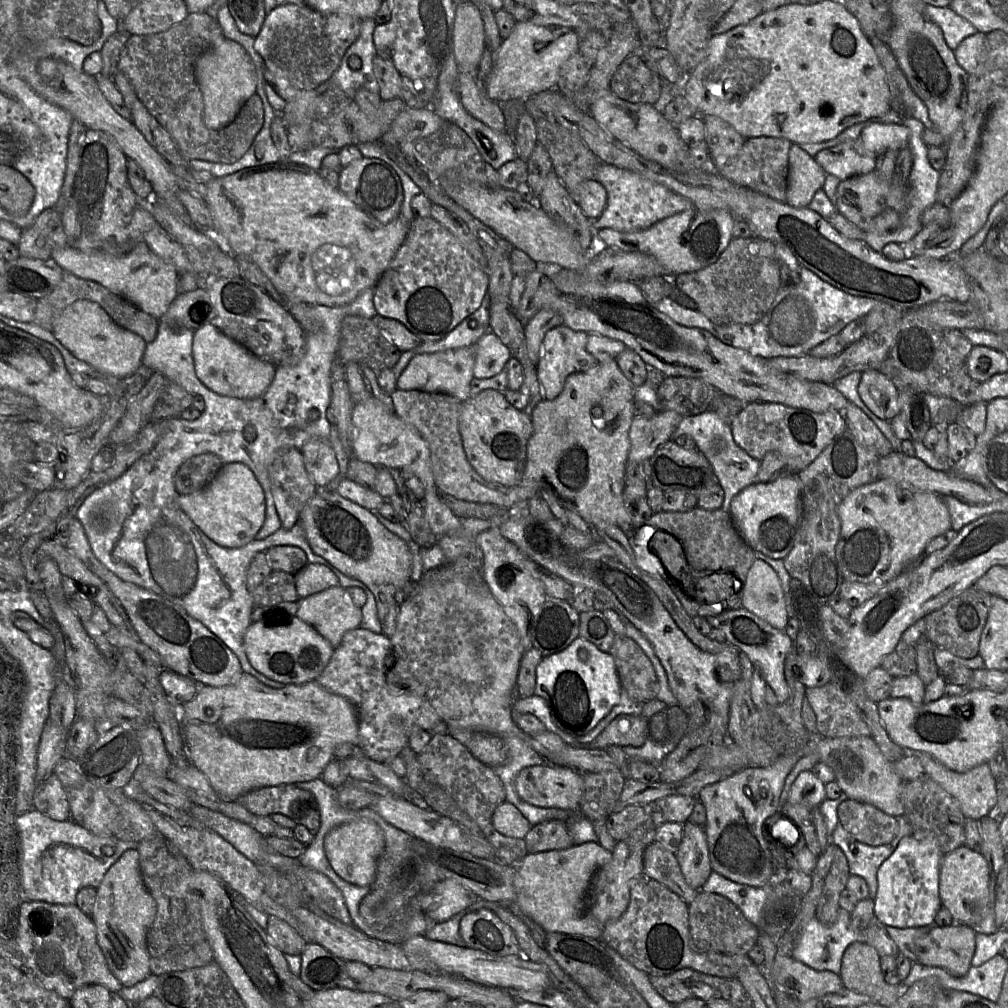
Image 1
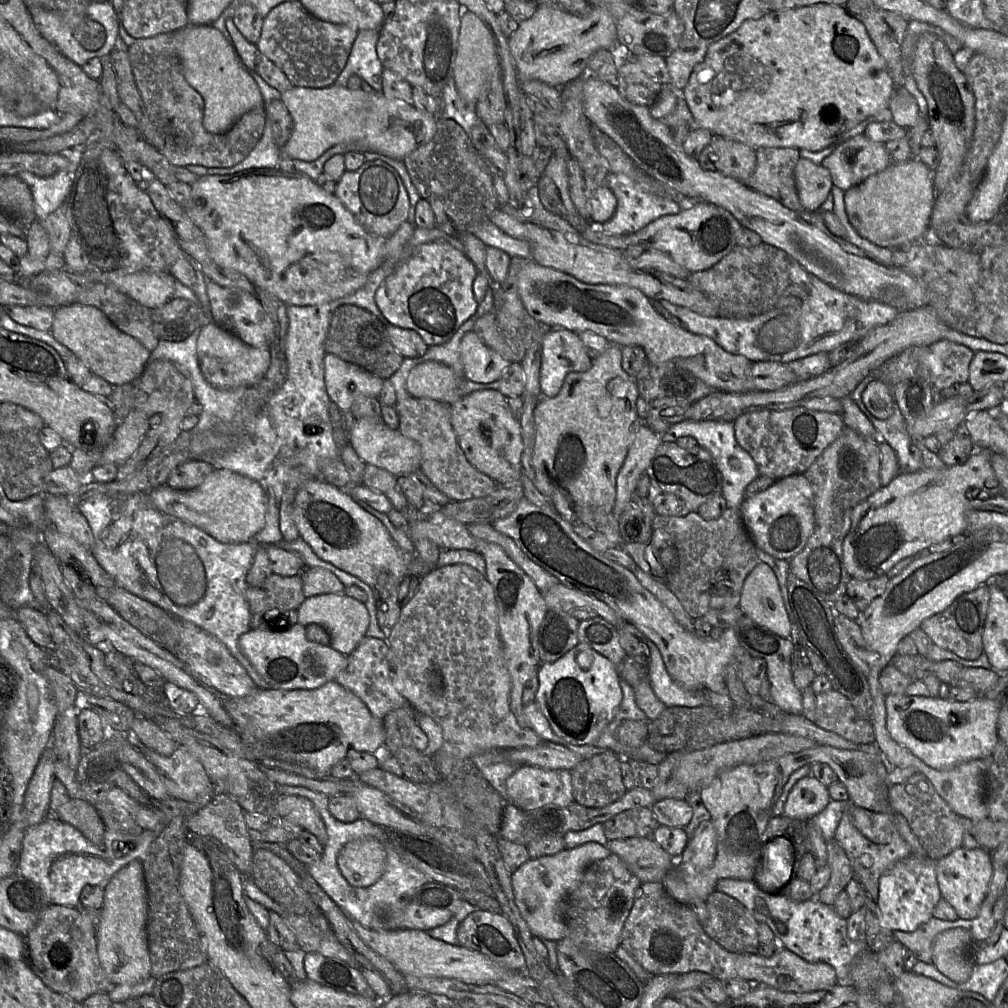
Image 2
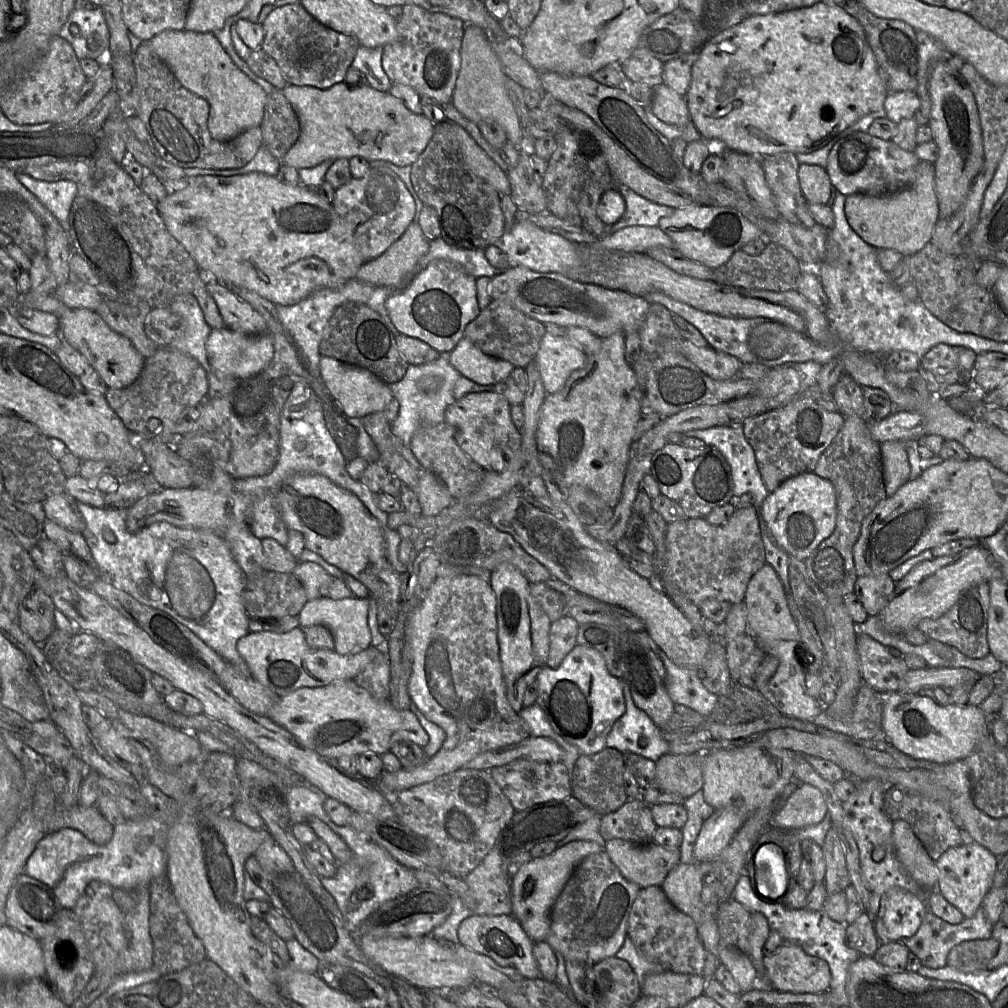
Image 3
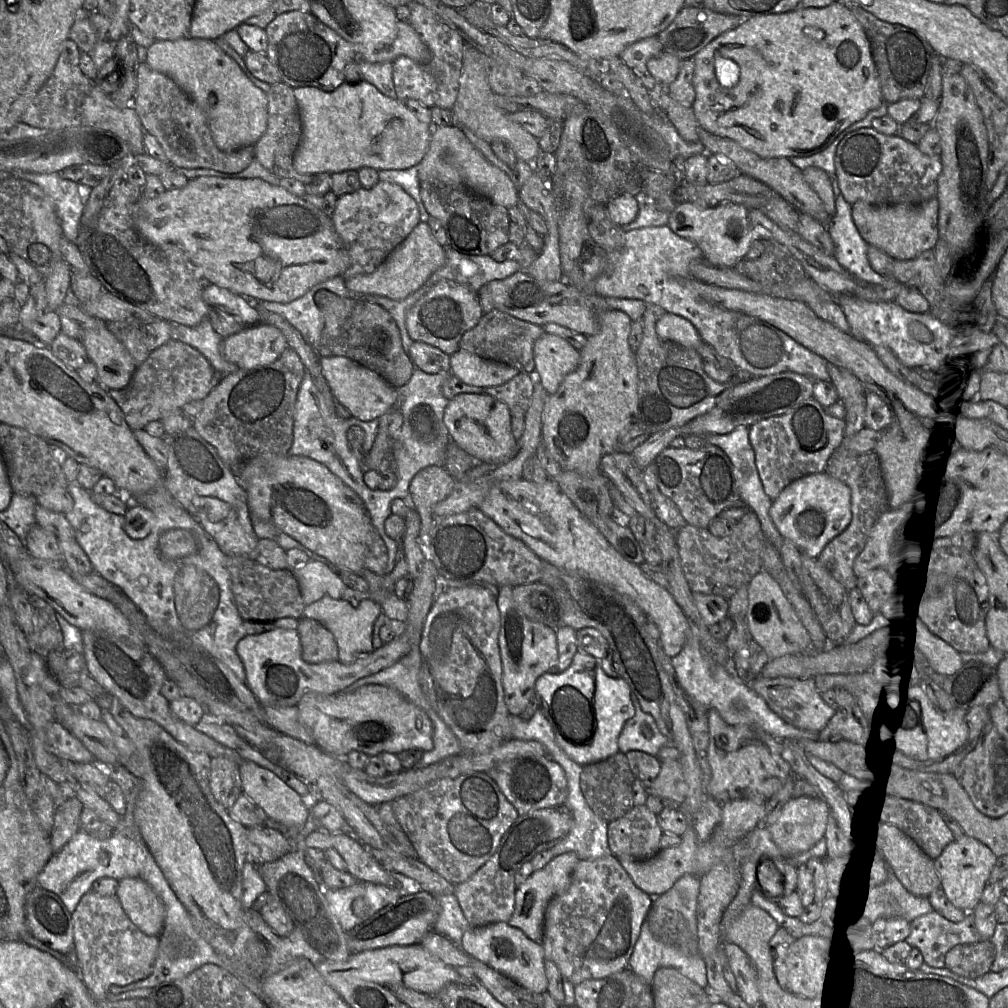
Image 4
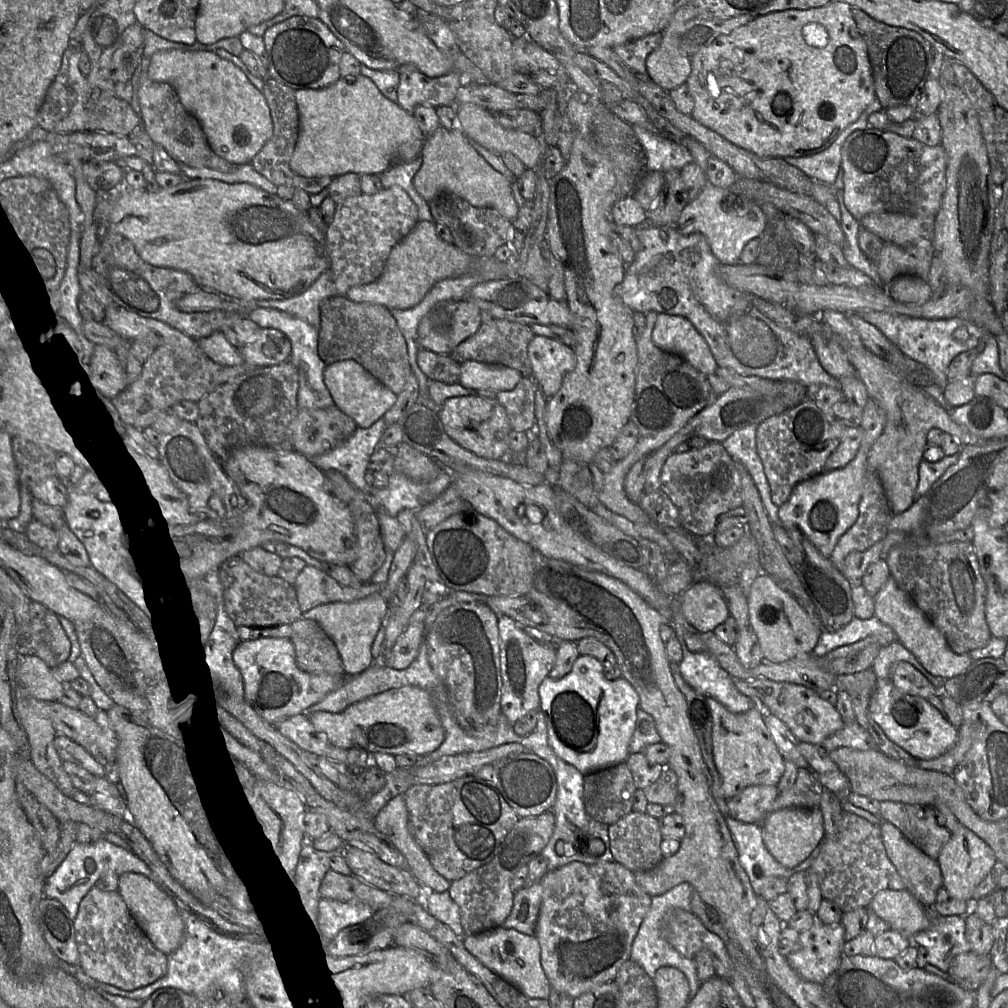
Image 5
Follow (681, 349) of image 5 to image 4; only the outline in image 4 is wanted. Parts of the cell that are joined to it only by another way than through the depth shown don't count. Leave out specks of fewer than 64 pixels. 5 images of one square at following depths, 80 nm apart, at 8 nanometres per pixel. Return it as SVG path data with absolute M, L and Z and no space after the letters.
M665 313L655 326L658 337L662 340L672 341L695 350L703 340L694 326L685 318Z

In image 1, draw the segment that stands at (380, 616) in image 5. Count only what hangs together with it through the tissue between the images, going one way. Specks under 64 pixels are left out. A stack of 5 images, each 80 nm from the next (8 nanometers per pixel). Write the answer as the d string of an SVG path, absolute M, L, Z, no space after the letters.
M339 585L299 599L296 617L311 625L335 648L347 631L361 627L362 610Z

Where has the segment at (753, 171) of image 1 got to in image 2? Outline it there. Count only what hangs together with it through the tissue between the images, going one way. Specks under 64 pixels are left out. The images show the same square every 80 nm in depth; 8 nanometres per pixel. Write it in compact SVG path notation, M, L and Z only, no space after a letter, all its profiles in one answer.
M758 148L755 150L756 167L745 182L752 190L760 192L793 211L804 210L797 194L794 169L799 160L795 148Z

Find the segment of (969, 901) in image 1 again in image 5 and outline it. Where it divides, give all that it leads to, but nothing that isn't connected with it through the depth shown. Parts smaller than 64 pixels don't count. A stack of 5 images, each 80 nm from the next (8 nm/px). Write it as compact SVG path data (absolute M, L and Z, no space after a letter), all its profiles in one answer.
M964 825L952 834L937 859L943 876L943 887L953 897L969 902L978 885L994 867L997 858L992 848Z

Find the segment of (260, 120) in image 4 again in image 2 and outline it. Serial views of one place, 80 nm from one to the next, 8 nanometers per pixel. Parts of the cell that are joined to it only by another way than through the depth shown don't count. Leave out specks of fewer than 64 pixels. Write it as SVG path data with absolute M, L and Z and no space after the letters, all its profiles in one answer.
M186 25L173 33L175 50L187 83L204 99L203 126L212 134L223 134L246 112L264 107L259 86L241 64L236 50L213 25Z

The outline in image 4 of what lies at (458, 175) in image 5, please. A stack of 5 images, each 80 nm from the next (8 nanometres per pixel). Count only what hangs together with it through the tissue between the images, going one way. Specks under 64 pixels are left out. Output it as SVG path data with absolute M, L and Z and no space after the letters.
M457 125L433 126L429 147L419 163L418 180L419 183L441 182L465 187L507 209L520 205L518 190L511 178L490 163Z

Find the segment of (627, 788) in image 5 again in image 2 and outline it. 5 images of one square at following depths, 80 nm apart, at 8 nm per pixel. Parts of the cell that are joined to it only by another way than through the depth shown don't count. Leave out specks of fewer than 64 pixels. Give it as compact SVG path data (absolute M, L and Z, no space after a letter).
M614 751L584 758L571 771L574 801L588 808L601 808L619 800L625 793L621 761Z

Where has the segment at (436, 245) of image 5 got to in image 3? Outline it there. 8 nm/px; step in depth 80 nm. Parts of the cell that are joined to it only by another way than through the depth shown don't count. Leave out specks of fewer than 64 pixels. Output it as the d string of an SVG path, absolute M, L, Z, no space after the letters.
M412 222L403 235L382 255L365 262L358 270L355 279L371 285L390 288L393 291L404 289L420 268L420 260L429 251L430 240L423 233L418 222Z

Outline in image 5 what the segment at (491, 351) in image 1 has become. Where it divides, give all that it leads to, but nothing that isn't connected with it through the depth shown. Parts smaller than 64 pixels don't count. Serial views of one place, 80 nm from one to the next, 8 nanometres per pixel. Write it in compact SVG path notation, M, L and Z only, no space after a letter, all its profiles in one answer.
M468 360L460 364L460 384L465 388L508 391L515 388L522 374L513 368Z

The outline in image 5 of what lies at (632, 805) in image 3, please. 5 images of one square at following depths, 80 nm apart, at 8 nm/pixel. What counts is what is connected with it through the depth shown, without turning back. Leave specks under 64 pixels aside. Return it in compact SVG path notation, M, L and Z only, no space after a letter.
M631 811L608 826L608 835L613 860L633 873L648 871L663 859L660 847L663 838L659 828L659 821L646 812Z

